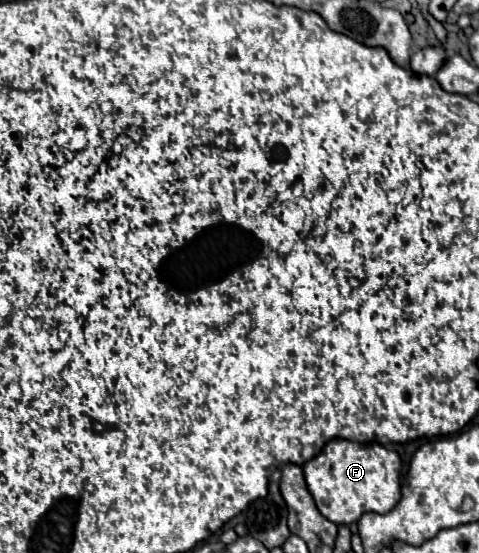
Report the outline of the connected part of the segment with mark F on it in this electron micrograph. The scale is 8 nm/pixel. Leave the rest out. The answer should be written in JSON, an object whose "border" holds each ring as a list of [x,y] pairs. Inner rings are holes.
{"border":[[[332,439],[302,469],[318,511],[336,525],[350,525],[368,511],[388,513],[400,501],[400,467],[398,453],[378,443]]]}

